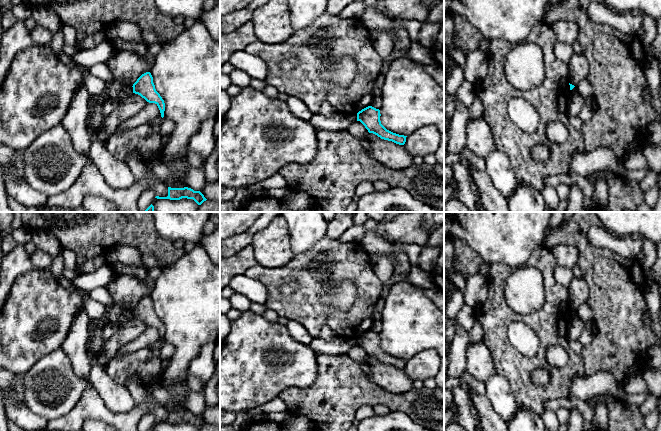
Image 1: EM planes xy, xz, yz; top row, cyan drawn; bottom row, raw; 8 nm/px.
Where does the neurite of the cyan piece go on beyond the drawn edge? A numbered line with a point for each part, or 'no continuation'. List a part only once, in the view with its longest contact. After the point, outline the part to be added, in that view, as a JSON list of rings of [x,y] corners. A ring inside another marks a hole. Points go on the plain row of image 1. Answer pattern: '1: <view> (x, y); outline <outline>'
no continuation

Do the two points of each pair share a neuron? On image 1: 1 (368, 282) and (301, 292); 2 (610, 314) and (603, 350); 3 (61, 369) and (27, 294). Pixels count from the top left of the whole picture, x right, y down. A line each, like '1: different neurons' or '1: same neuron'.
1: same neuron
2: same neuron
3: different neurons

